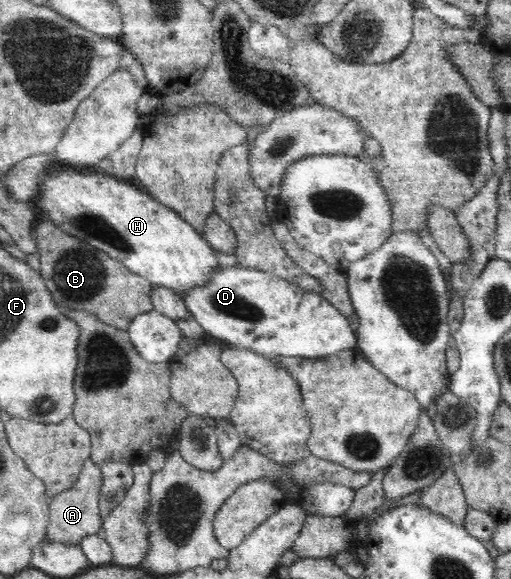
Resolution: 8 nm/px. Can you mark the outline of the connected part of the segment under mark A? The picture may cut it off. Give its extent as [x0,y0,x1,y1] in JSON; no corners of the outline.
[45,459,103,545]

